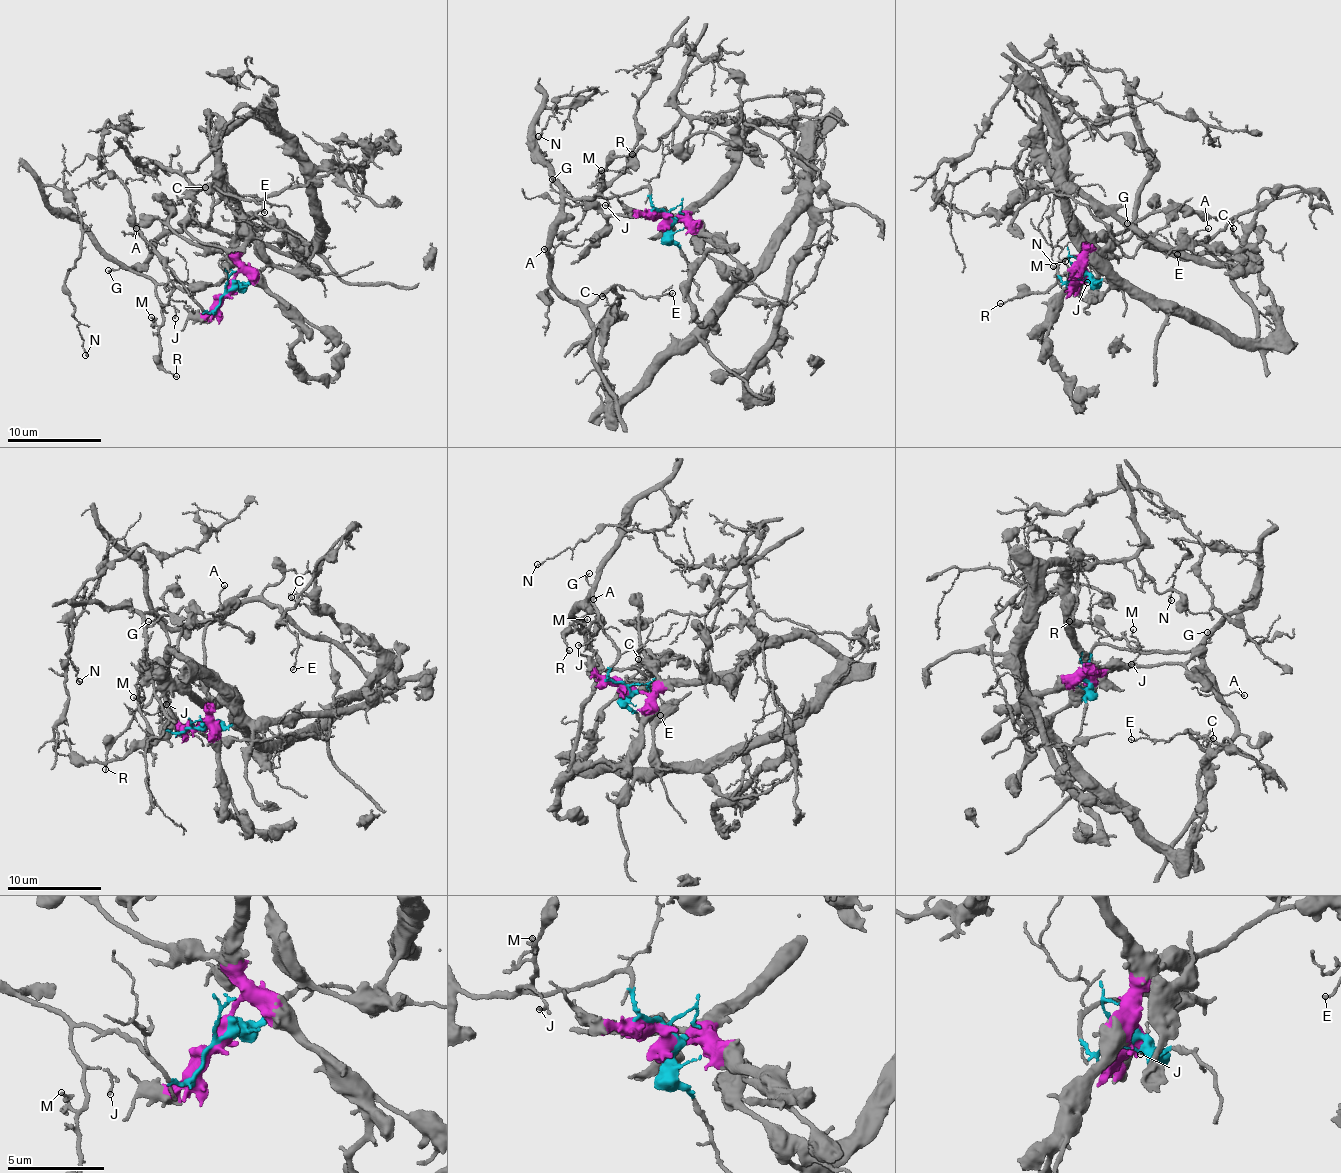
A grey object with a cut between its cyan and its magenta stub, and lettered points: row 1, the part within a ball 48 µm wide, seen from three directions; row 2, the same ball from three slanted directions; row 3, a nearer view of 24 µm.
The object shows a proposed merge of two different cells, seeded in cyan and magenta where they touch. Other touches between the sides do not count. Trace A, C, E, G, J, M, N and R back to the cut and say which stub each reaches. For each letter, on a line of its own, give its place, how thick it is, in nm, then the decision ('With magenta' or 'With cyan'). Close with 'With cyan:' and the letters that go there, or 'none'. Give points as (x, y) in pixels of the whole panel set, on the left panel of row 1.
A: Place: (136, 228). Thickness 110 nm. With cyan
C: Place: (205, 187). Thickness 80 nm. With cyan
E: Place: (264, 212). Thickness 100 nm. With cyan
G: Place: (108, 270). Thickness 110 nm. With cyan
J: Place: (175, 318). Thickness 110 nm. With cyan
M: Place: (151, 317). Thickness 130 nm. With cyan
N: Place: (85, 355). Thickness 140 nm. With cyan
R: Place: (176, 376). Thickness 100 nm. With cyan
With cyan: A, C, E, G, J, M, N, R

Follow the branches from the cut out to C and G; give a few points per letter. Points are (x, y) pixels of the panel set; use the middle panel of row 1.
C: (669, 217), (640, 186), (563, 200), (551, 285), (585, 304), (612, 285), (619, 294), (602, 296)
G: (669, 217), (653, 204), (649, 190), (640, 186), (609, 198), (595, 195), (579, 199), (558, 194), (553, 178)

